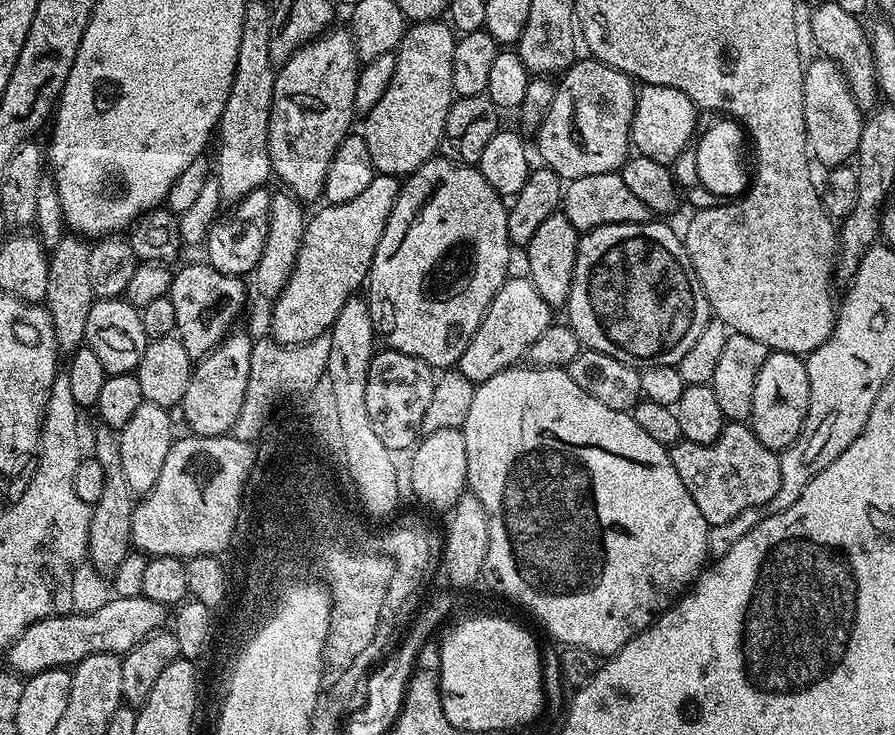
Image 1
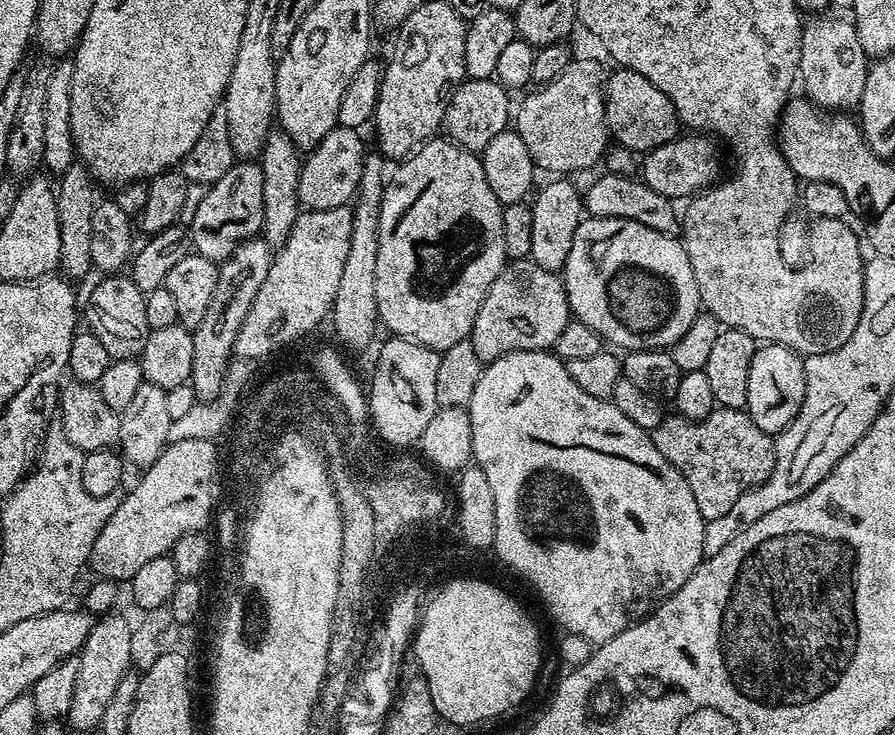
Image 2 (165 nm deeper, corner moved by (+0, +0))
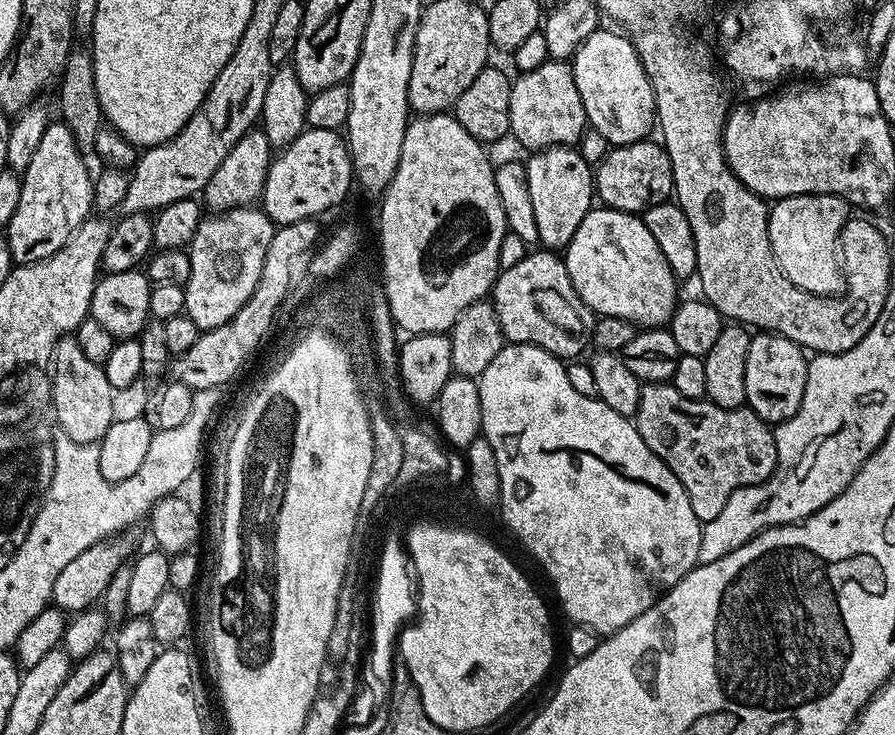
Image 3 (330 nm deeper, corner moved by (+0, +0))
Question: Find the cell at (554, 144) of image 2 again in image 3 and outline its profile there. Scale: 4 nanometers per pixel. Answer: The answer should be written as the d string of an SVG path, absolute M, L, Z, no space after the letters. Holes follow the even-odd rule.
M547 60L538 70L521 72L510 90L510 132L527 150L576 146L589 127L578 86L574 86L571 63Z

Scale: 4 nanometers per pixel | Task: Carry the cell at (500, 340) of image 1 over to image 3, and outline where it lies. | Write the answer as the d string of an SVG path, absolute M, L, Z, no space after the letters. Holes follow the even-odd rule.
M529 251L528 255L522 258L522 262L503 269L496 278L496 284L490 293L490 302L496 308L502 334L505 341L514 344L533 344L561 358L579 357L576 355L584 347L589 347L598 317L590 310L590 306L586 306L586 302L582 302L578 290L574 290L574 282L570 282L570 274L563 259L555 251L539 251Z

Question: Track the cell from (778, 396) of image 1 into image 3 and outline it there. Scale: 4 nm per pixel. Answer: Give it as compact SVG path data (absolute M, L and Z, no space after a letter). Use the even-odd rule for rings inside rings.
M761 331L752 336L750 350L746 354L746 404L754 414L768 421L769 425L780 424L790 418L802 406L802 394L806 390L806 374L809 357L805 349L799 348L790 338L779 336L777 332Z

